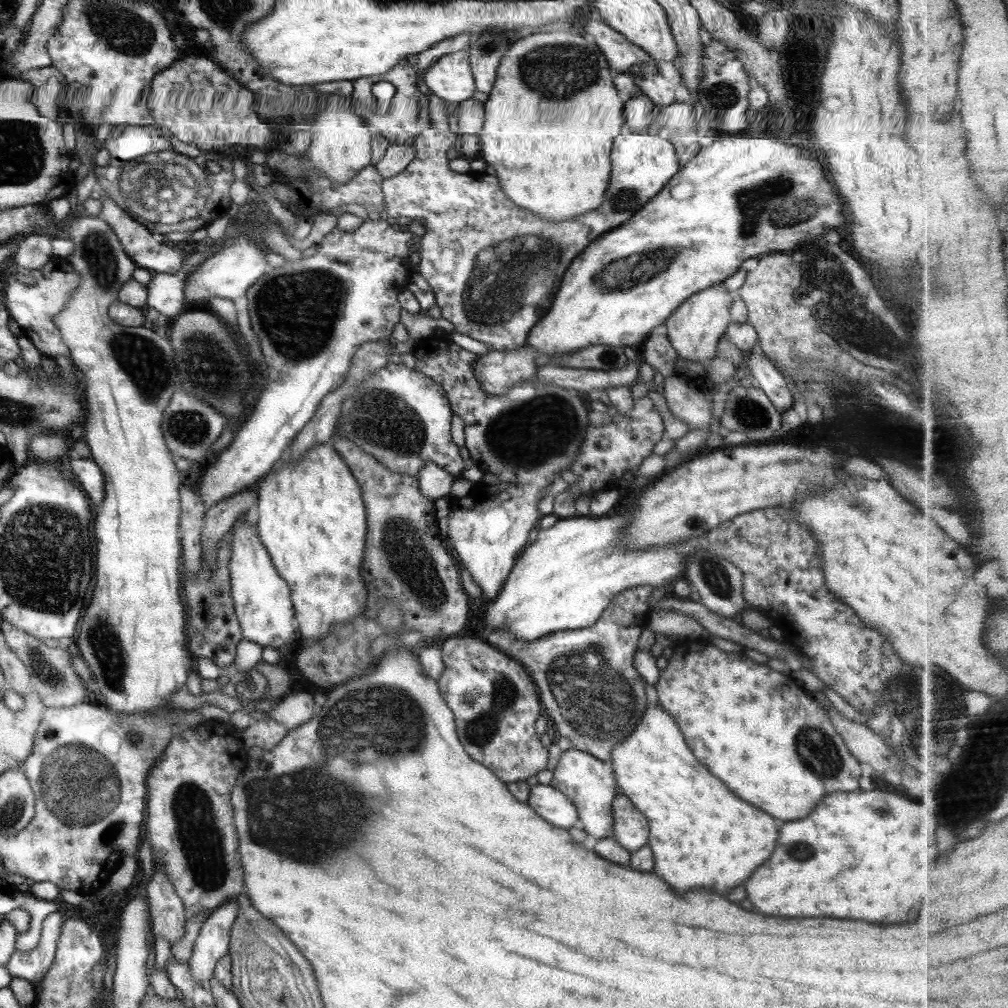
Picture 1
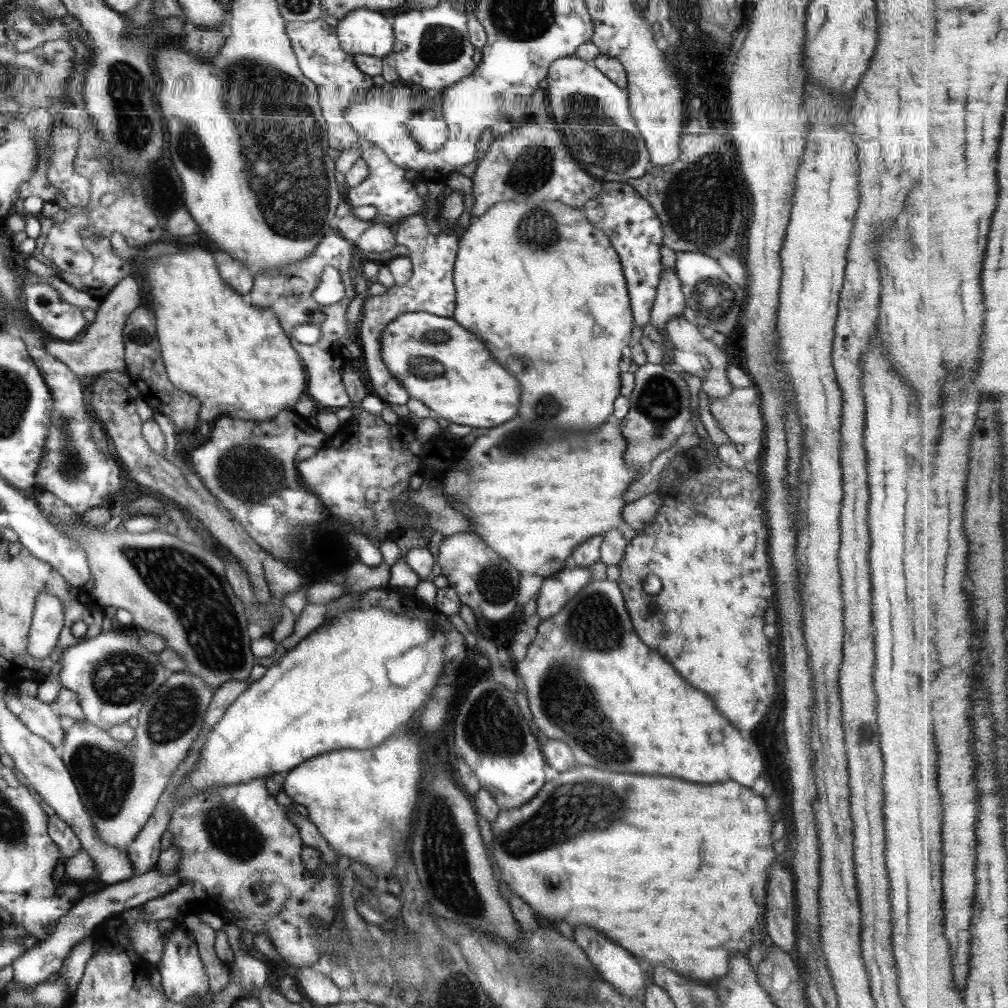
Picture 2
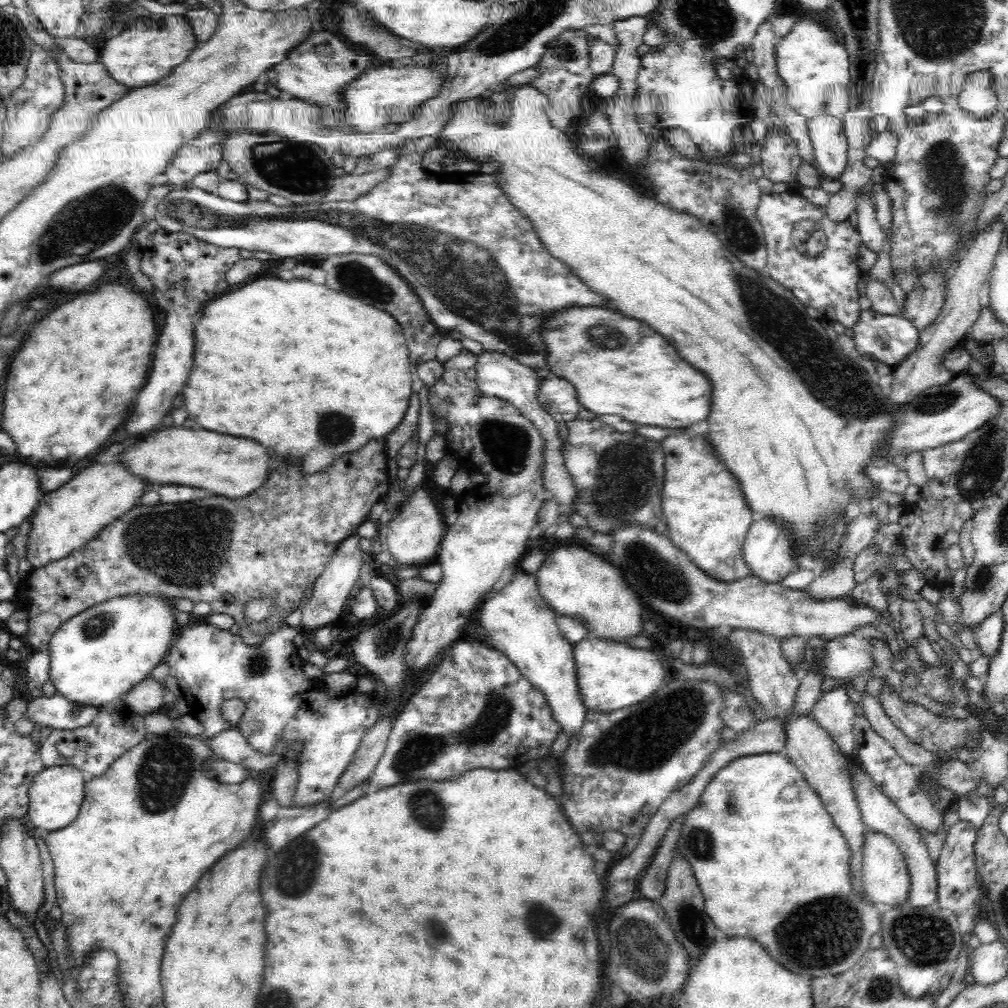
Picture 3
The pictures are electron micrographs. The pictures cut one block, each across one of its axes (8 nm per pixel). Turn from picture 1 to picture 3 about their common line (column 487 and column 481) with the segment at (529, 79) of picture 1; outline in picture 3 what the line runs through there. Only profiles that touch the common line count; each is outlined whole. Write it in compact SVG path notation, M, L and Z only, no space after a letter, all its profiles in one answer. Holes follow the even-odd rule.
M529 83L516 84L516 86L510 86L508 90L500 92L500 94L498 94L497 96L496 94L492 94L490 98L479 98L479 96L476 96L476 98L473 99L461 99L460 102L454 102L454 104L450 106L450 118L446 123L446 125L443 126L444 129L443 131L441 131L442 133L438 134L436 138L444 141L444 143L447 143L448 149L452 149L454 151L458 150L459 152L461 152L463 156L465 156L465 158L467 158L470 161L480 163L481 165L494 162L502 164L502 168L500 168L500 171L494 173L497 174L498 183L500 183L500 187L504 188L504 190L508 192L508 196L510 196L512 204L514 204L514 206L518 206L518 208L520 208L520 210L524 212L524 217L528 217L530 223L534 225L534 229L536 229L536 233L538 233L540 241L544 242L544 246L548 248L548 252L550 252L550 255L554 256L554 258L558 258L558 260L562 260L562 262L566 262L566 264L568 264L568 266L570 266L570 268L572 268L572 270L574 270L574 272L576 272L576 274L578 274L578 276L580 276L580 278L582 278L582 280L584 280L584 282L586 282L586 284L588 284L588 286L590 286L590 288L592 288L594 292L598 292L598 294L600 295L604 294L604 296L608 296L607 308L612 308L612 310L618 313L622 313L623 316L634 317L636 320L648 323L648 325L650 325L650 327L652 327L654 331L656 331L658 334L662 334L664 338L668 338L668 340L670 340L670 344L672 344L672 346L674 346L674 348L678 350L678 354L682 354L682 358L684 358L684 360L686 360L688 364L692 364L692 366L694 366L694 368L698 368L698 370L704 370L704 374L706 374L706 376L708 376L708 378L712 380L712 386L714 386L714 392L712 392L712 410L710 410L710 416L708 416L708 428L709 428L708 432L710 432L710 434L709 437L706 438L706 440L708 440L708 443L710 443L710 447L712 447L712 452L718 454L718 457L720 457L720 461L722 461L722 463L724 463L724 465L726 465L726 467L728 467L728 469L732 471L734 477L736 477L736 481L738 481L738 484L740 484L740 489L742 489L742 493L744 493L744 497L746 497L746 503L748 503L748 508L750 509L750 511L752 511L752 514L754 514L755 517L768 516L774 519L780 519L780 521L782 521L782 525L786 525L786 529L788 529L788 531L792 533L792 539L796 541L796 553L798 553L798 555L802 557L807 556L808 558L811 557L813 559L822 558L825 561L825 566L833 559L837 546L834 547L830 546L832 537L835 534L834 532L835 526L831 526L831 524L835 521L836 517L842 517L842 521L845 520L846 517L845 508L848 503L862 502L862 500L866 500L867 497L872 498L872 490L880 488L880 486L875 486L875 484L873 484L870 478L868 478L863 473L863 468L867 464L872 463L872 459L876 455L882 453L882 455L884 455L884 460L892 460L894 462L895 456L896 455L899 456L903 452L906 452L908 456L912 451L922 452L923 450L936 448L937 446L942 446L943 444L949 442L956 442L956 440L962 440L962 438L964 438L964 435L968 434L968 432L972 432L972 430L980 428L980 426L982 426L984 422L990 422L995 417L998 417L1002 413L1003 409L1001 405L1001 400L999 398L994 397L994 395L988 393L988 391L982 391L982 389L978 387L978 383L976 383L976 380L974 380L974 376L971 375L970 372L957 374L956 376L954 376L952 380L949 380L946 384L943 384L942 386L931 386L930 388L923 390L920 394L917 394L914 398L909 399L908 402L904 404L904 406L896 407L893 404L891 404L891 402L889 402L889 400L887 399L887 395L883 394L883 392L881 391L879 385L872 384L872 382L870 382L867 376L867 372L864 370L864 367L862 367L860 361L848 357L844 353L844 351L842 351L842 347L837 341L832 341L832 339L826 336L824 328L820 326L820 322L818 322L818 320L821 321L821 319L814 320L814 318L810 318L810 315L806 313L807 305L802 304L802 302L800 302L800 300L798 300L798 298L794 296L794 293L791 290L784 288L784 286L780 286L778 282L772 280L772 278L770 278L770 276L768 276L765 273L760 274L756 273L756 271L754 270L748 269L748 267L746 267L746 264L744 264L739 258L736 258L731 252L728 252L728 249L719 241L719 238L714 233L709 231L707 227L704 226L695 216L686 215L684 213L674 211L674 209L670 209L660 203L656 203L656 200L654 200L653 197L646 198L646 194L644 194L644 192L642 192L642 190L640 190L638 186L632 186L628 183L624 183L623 180L620 180L615 176L608 176L608 174L605 174L605 172L601 172L596 168L595 169L590 168L588 164L585 164L584 162L584 154L582 154L582 152L579 149L574 148L573 145L571 144L571 141L569 140L566 134L567 130L558 130L558 128L555 128L551 125L551 122L548 120L547 109L546 109L547 105L548 105L548 99L546 98L546 96L544 96L544 94L542 94L535 86L530 86ZM508 95L510 95L510 106L507 106L506 104L506 107L508 107L508 111L510 111L510 118L508 118L508 122L500 122L500 124L493 124L493 122L489 122L488 110L489 112L492 112L493 108L496 109L497 111L497 106Z

